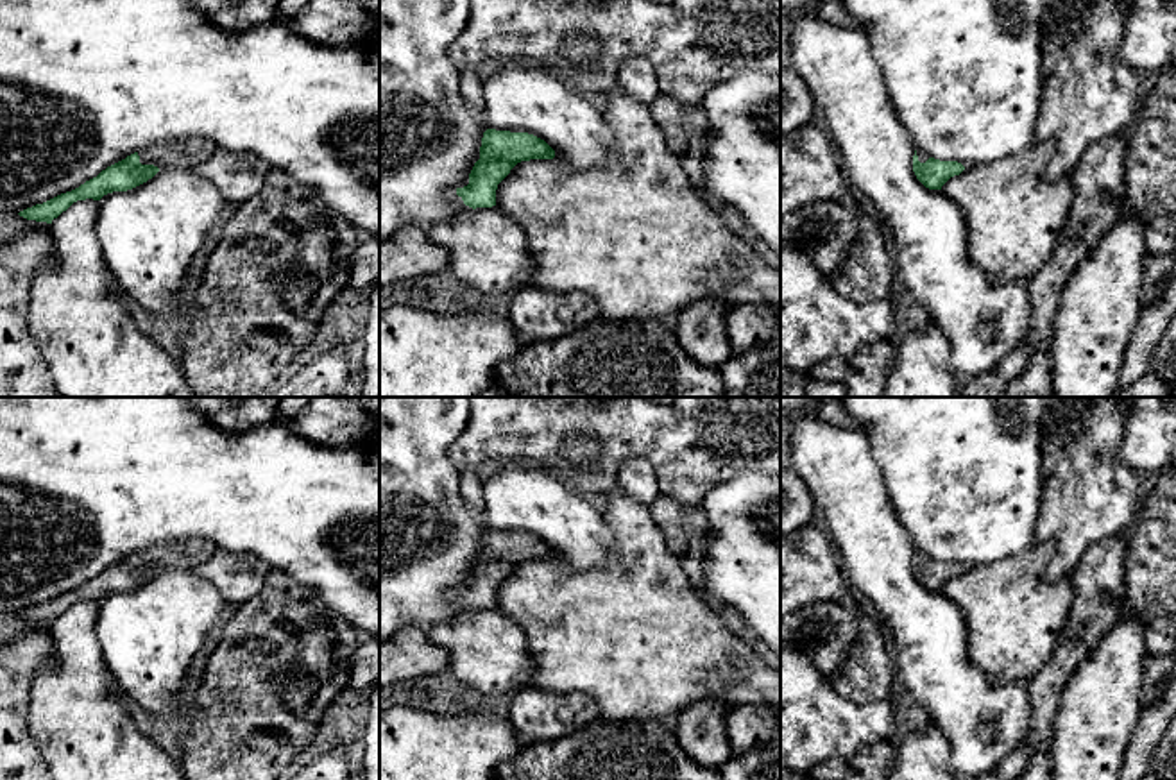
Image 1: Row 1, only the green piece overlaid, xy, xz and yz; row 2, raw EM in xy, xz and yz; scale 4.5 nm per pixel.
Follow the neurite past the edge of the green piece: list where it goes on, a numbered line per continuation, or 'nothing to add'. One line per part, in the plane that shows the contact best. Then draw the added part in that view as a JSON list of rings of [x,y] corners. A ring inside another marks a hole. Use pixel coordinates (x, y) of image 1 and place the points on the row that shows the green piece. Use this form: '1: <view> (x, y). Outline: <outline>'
1: xy (190, 152). Outline: [[[192,136],[183,141],[152,145],[138,152],[138,156],[141,165],[195,170],[200,163],[209,159],[215,150],[217,147],[209,140]]]

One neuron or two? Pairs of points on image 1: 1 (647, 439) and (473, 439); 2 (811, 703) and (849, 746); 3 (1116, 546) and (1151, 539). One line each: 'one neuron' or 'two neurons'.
1: one neuron
2: one neuron
3: two neurons

